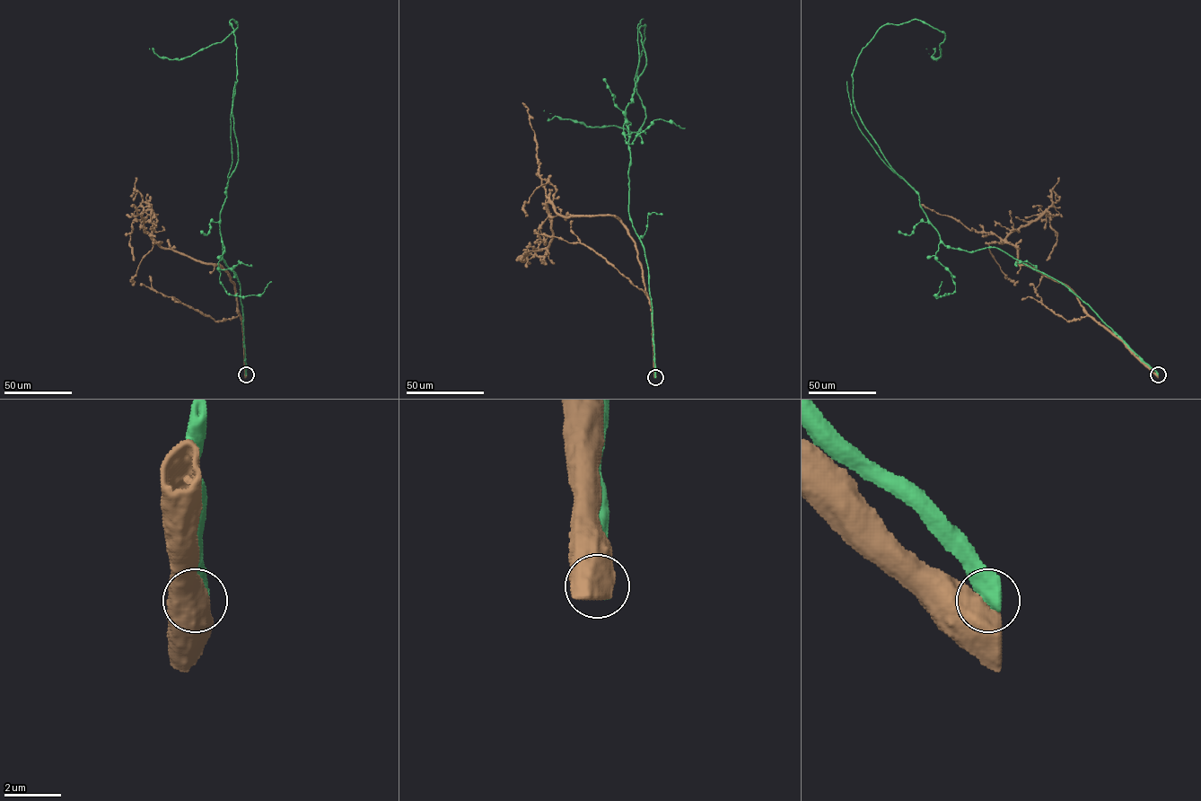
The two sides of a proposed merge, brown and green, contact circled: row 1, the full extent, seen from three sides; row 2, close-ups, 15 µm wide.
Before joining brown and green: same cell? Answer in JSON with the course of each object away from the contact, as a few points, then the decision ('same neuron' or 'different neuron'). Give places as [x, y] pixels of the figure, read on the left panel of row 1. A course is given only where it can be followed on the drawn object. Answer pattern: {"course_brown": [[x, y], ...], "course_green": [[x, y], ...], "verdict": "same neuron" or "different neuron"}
{"course_brown": [[246, 374], [243, 324], [229, 273], [159, 245], [152, 238], [156, 217], [149, 210], [132, 223], [134, 260]], "course_green": [[246, 374], [240, 286], [223, 259], [220, 219], [238, 161], [237, 23], [179, 59], [149, 48]], "verdict": "different neuron"}

